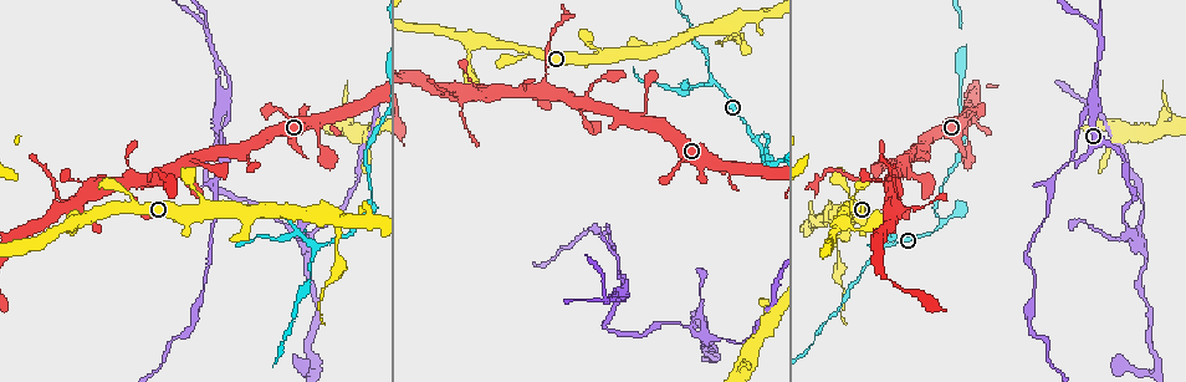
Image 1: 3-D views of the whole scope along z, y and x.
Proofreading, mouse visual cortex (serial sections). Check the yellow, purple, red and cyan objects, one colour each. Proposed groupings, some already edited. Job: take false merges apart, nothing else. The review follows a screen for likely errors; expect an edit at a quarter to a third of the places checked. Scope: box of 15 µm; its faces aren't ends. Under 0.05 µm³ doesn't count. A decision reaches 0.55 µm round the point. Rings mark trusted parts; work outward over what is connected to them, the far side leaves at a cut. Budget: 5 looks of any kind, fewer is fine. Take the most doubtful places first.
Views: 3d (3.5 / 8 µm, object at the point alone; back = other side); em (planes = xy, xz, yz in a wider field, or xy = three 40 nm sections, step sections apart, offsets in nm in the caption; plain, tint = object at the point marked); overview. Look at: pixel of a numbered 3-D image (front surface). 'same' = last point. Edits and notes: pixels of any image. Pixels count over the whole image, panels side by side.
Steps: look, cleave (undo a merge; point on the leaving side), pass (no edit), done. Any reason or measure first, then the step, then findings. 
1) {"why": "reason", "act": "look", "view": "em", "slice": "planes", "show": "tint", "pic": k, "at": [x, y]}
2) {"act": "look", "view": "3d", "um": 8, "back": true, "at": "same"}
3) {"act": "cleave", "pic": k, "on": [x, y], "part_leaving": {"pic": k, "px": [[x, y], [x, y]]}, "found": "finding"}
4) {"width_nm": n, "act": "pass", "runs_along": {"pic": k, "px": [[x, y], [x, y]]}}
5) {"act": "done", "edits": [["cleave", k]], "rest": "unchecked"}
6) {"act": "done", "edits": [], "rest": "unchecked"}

{"why": "arms part here", "act": "look", "view": "3d", "um": 8, "pic": 1, "at": [1137, 236]}

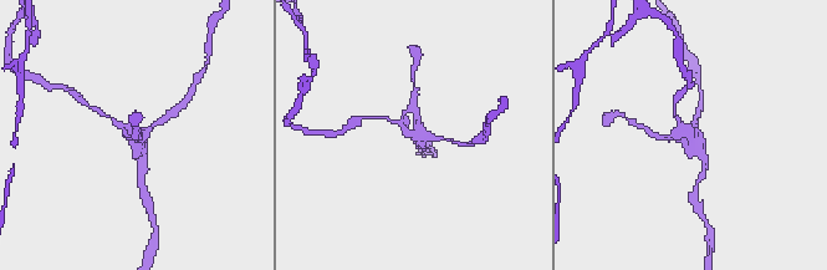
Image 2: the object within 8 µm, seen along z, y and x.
{"why": "zoom in", "act": "look", "view": "3d", "um": 3.5, "pic": 2, "at": [694, 134]}

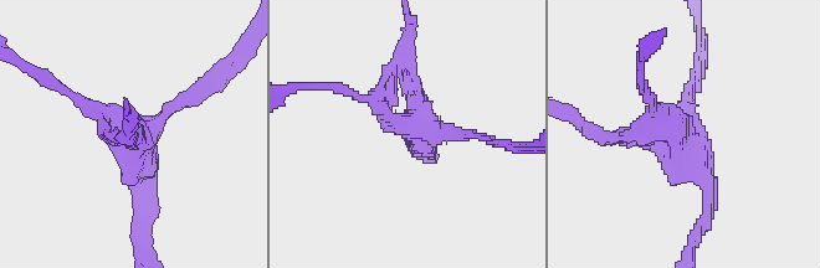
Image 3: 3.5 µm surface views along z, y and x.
{"why": "need the tissue", "act": "look", "view": "em", "slice": "xy", "step": 5, "show": "tint", "pic": 3, "at": [683, 137]}

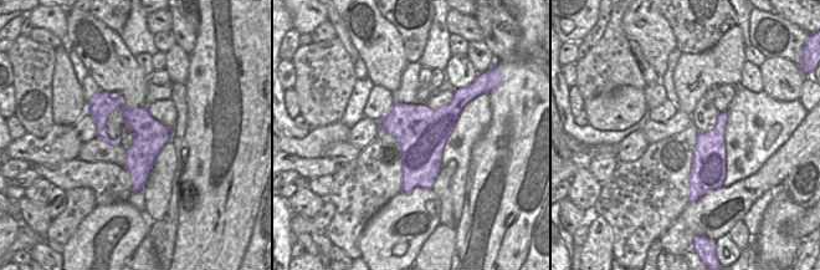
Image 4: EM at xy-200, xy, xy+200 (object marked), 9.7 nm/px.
{"act": "pass", "runs_along": {"pic": 3, "px": [[80, 97], [137, 135], [144, 207]]}, "found": "continuous, no second cell"}

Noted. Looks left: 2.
{"why": "sharp bend", "act": "look", "view": "3d", "um": 3.5, "pic": 1, "at": [694, 85]}

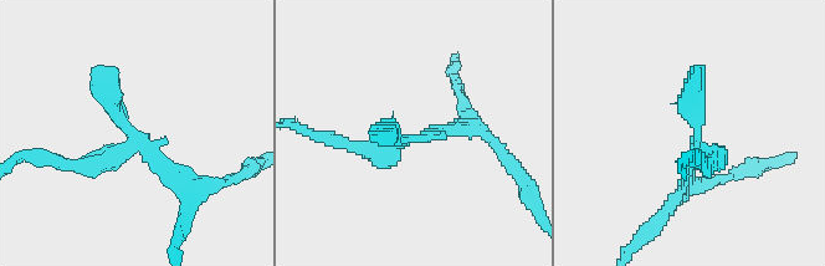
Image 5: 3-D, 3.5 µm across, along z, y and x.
{"act": "look", "view": "em", "slice": "xy", "step": 2, "show": "tint", "pic": 5, "at": [422, 137]}

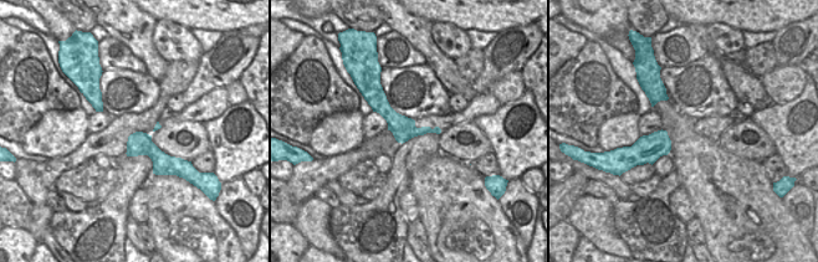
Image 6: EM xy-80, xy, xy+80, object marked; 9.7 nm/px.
{"act": "cleave", "pic": 5, "on": [721, 158], "part_leaving": {"pic": 5, "px": [[126, 149], [96, 165], [31, 157]]}, "found": "two cells meet here"}

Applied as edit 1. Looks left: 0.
{"act": "done", "edits": [["cleave", 5]], "rest": "unchecked"}

